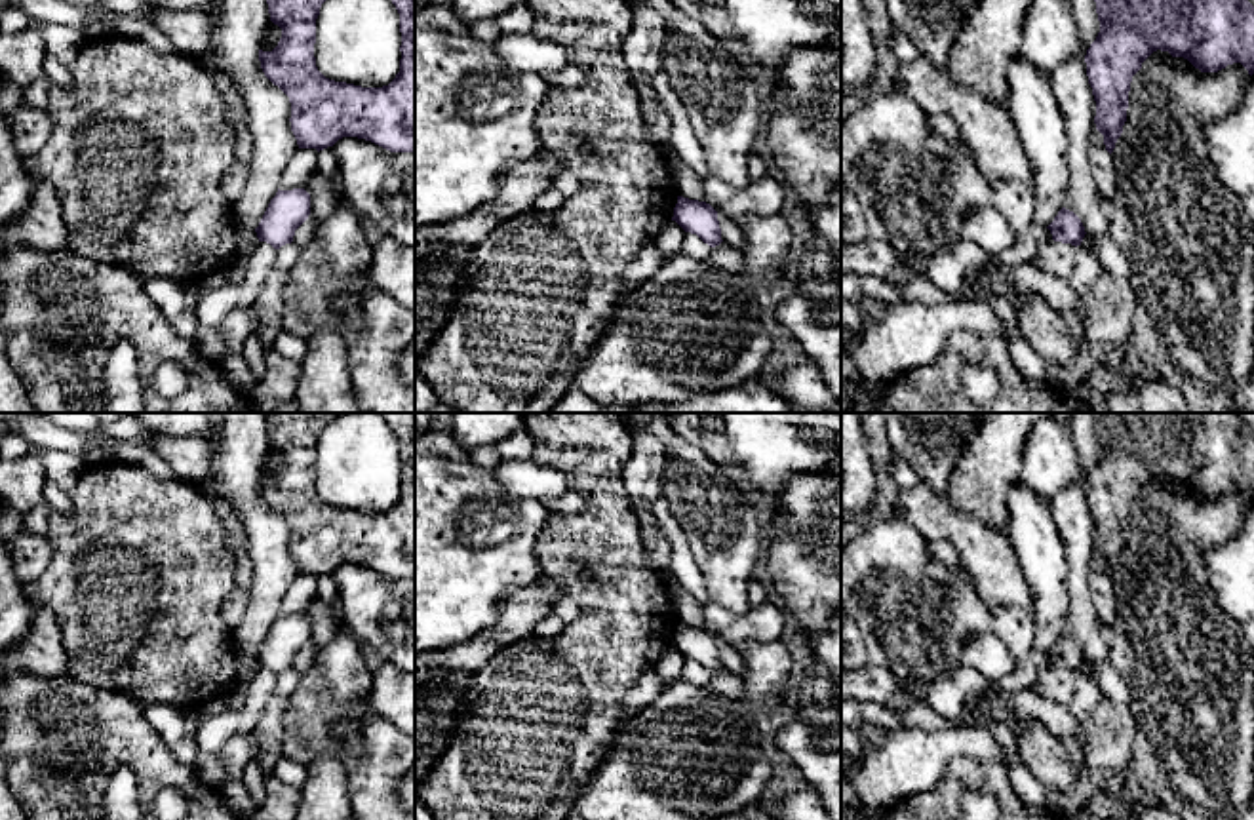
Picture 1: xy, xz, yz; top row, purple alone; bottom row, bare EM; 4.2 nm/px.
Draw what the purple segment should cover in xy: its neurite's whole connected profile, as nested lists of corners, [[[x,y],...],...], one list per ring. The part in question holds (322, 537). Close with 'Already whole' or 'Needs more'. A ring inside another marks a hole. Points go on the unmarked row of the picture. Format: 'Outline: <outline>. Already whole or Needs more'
Outline: [[[263,413],[270,447],[282,455],[282,464],[272,478],[259,476],[261,495],[289,523],[289,548],[299,575],[316,575],[320,578],[343,563],[358,563],[390,578],[415,580],[415,413],[388,413],[388,424],[400,439],[402,485],[400,498],[382,514],[335,508],[325,504],[316,493],[316,445],[322,430],[341,415]]]. Already whole

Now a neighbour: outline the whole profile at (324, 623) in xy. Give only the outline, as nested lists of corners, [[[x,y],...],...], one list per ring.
[[[320,597],[312,599],[306,607],[304,616],[310,620],[310,641],[308,645],[314,649],[322,649],[335,639],[339,632],[343,632],[343,622],[333,607],[329,607]]]

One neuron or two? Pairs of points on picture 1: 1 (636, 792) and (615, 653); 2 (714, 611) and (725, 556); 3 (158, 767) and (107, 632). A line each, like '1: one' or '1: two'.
1: two
2: two
3: two

